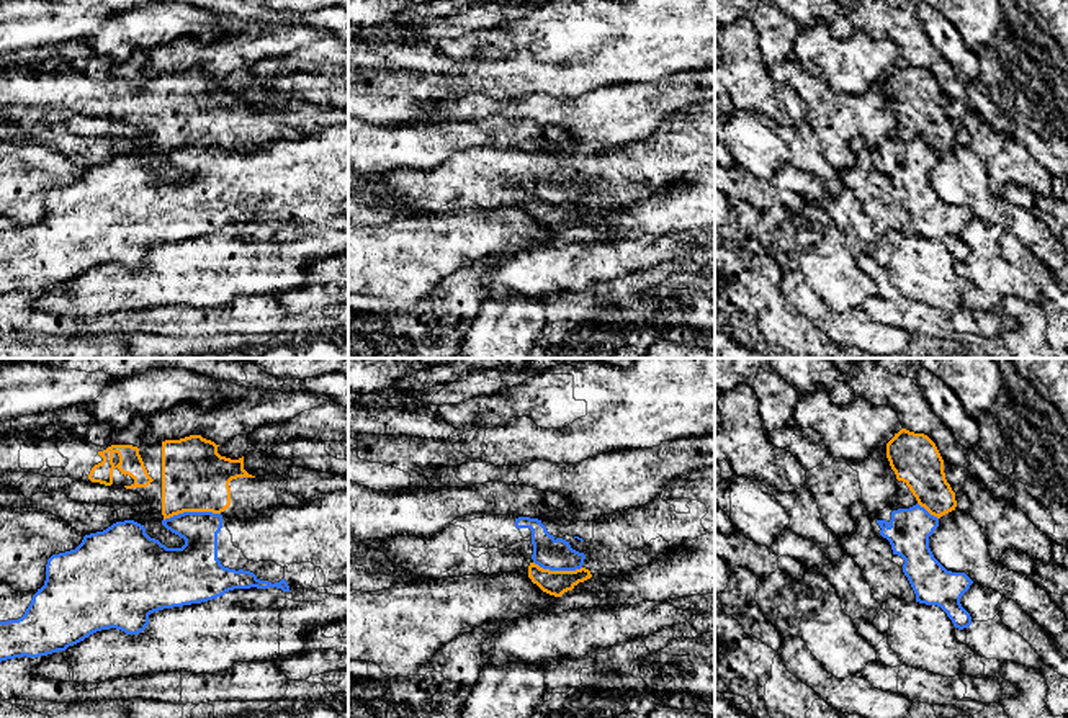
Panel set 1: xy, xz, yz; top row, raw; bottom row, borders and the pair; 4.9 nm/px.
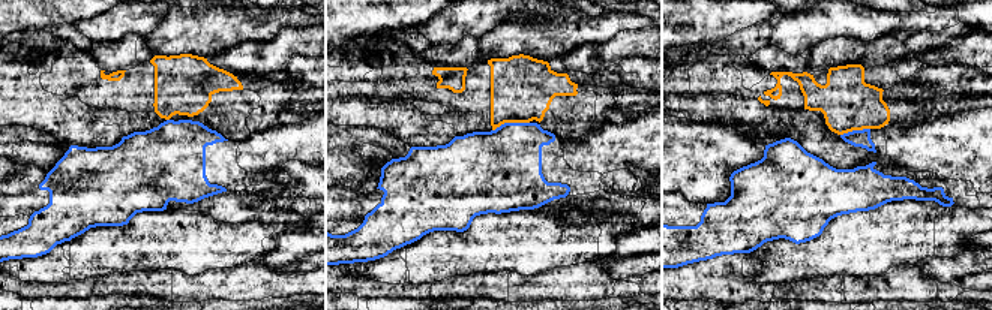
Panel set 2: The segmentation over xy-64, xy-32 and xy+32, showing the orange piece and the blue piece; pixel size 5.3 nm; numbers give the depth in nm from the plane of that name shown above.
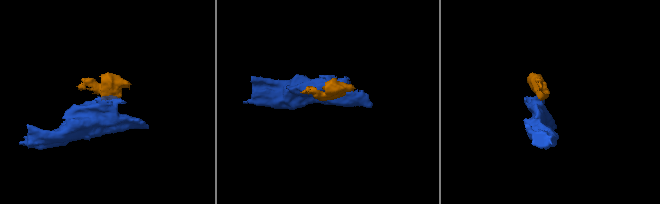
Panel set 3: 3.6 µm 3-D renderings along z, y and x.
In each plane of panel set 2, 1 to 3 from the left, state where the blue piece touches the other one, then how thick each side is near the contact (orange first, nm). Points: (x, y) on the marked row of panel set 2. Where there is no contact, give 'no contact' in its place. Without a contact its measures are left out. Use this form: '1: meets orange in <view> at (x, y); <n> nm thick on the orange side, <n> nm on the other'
1: no contact
2: meets orange in xy-32 at (511, 122); 340 nm thick on the orange side, 420 nm on the other
3: meets orange in xy+32 at (854, 129); 300 nm thick on the orange side, 100 nm on the other

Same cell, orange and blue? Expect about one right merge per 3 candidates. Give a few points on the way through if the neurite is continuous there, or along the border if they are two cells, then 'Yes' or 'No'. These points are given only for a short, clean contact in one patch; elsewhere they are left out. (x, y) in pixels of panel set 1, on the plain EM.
Boundary: xy (219, 146), (179, 146), (164, 154). No

